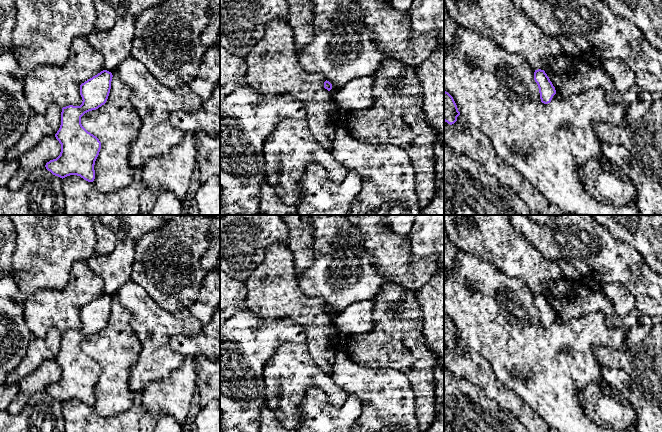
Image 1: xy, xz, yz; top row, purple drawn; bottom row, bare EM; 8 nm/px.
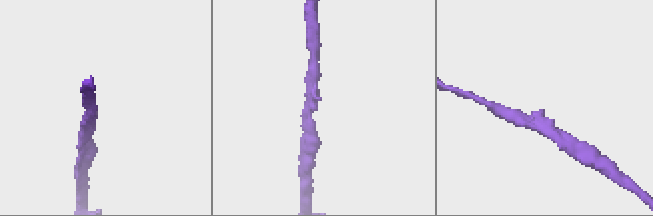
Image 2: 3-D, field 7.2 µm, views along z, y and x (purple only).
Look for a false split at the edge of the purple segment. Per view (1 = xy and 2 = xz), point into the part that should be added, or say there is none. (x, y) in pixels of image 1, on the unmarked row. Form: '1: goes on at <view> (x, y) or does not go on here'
1: does not go on here
2: does not go on here

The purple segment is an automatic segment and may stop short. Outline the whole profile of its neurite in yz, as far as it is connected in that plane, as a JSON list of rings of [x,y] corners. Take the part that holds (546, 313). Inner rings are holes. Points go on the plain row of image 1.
[[[541,293],[535,294],[534,304],[539,312],[541,326],[544,328],[550,327],[556,318],[556,314],[545,295]]]

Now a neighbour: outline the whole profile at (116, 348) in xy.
[[[112,296],[111,313],[104,329],[81,341],[82,350],[101,366],[95,385],[97,415],[108,419],[133,406],[135,393],[129,388],[132,366],[138,361],[141,344],[130,321],[132,313]]]

